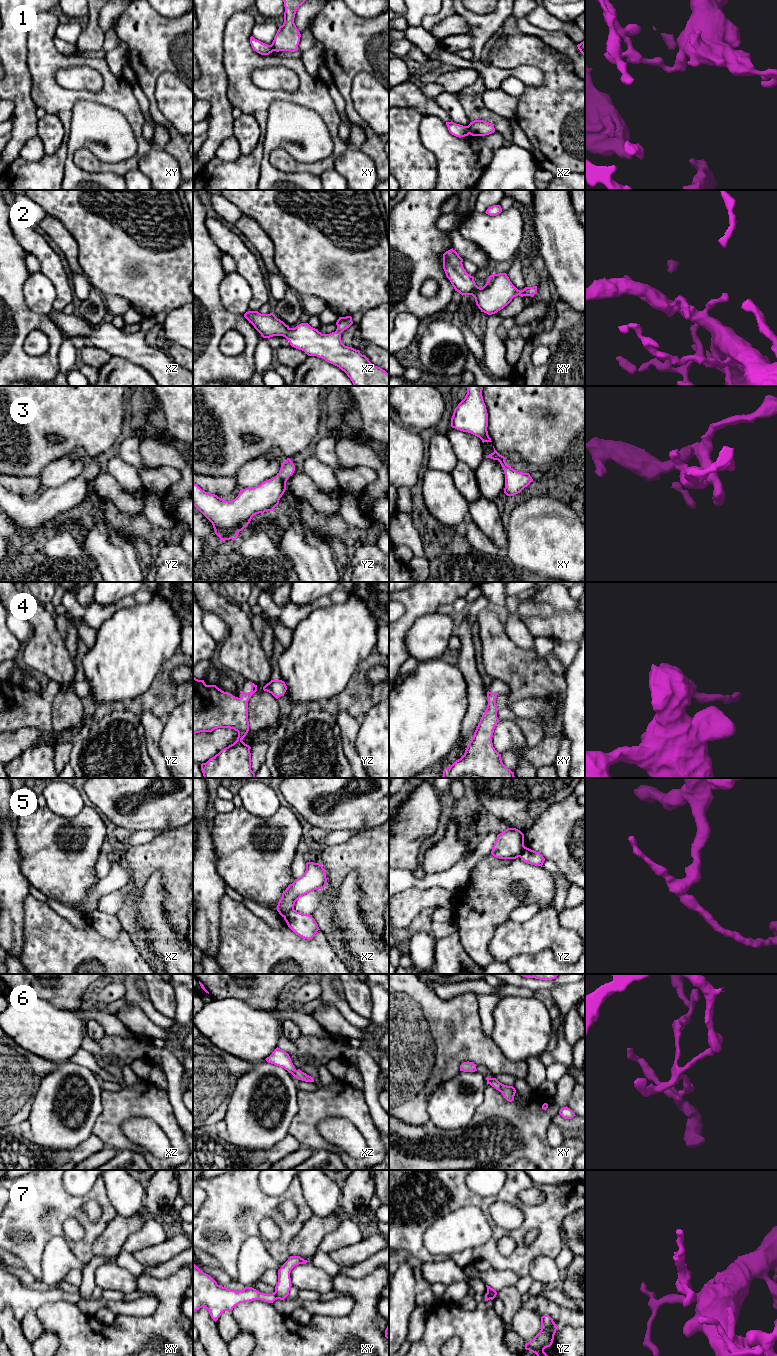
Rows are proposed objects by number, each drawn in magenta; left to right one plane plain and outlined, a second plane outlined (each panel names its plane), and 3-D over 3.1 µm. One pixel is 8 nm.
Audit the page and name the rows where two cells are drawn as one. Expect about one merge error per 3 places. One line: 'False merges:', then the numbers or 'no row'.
False merges: 1, 5, 7

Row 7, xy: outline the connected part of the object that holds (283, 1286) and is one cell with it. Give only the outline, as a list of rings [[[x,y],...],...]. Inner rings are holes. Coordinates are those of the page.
[[[290,1256],[289,1259],[281,1266],[278,1270],[278,1282],[275,1286],[274,1294],[277,1296],[277,1299],[283,1300],[289,1295],[291,1289],[291,1270],[299,1265],[306,1264],[307,1260],[304,1260],[300,1256]]]

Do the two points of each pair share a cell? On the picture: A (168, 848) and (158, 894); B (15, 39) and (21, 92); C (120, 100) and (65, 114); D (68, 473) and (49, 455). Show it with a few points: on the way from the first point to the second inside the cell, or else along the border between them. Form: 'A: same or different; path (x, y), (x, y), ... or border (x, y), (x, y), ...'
A: different; border (155, 870), (160, 872), (166, 892), (164, 905)
B: same; path (15, 52), (16, 79)
C: same; path (105, 97), (76, 96), (73, 99)
D: different; border (72, 455), (54, 459), (37, 476)

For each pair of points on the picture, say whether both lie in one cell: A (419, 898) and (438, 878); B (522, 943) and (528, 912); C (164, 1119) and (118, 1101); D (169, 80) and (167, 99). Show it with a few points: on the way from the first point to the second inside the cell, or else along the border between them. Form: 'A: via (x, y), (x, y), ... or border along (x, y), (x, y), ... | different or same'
A: border along (406, 888), (444, 887), (452, 892) | different
B: border along (542, 908), (524, 921), (515, 922), (510, 919) | different
C: via (153, 1108), (146, 1101), (129, 1101) | same
D: via (169, 85), (169, 94) | same

